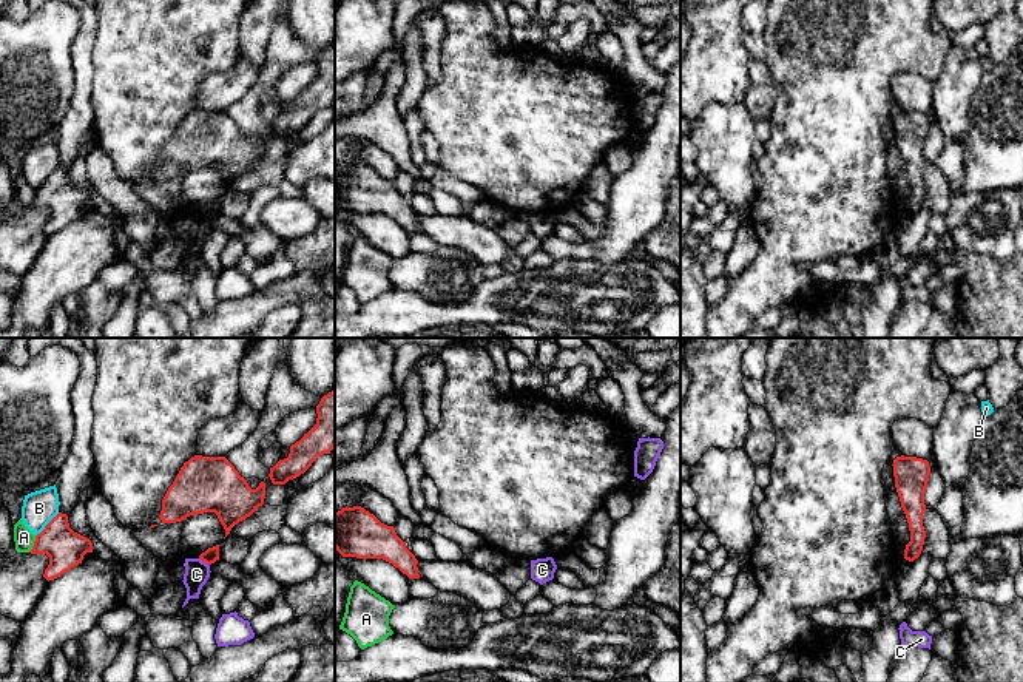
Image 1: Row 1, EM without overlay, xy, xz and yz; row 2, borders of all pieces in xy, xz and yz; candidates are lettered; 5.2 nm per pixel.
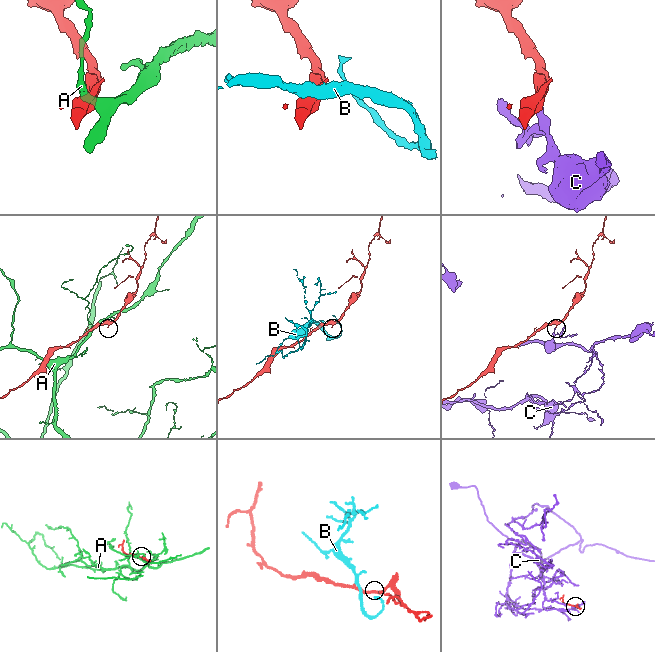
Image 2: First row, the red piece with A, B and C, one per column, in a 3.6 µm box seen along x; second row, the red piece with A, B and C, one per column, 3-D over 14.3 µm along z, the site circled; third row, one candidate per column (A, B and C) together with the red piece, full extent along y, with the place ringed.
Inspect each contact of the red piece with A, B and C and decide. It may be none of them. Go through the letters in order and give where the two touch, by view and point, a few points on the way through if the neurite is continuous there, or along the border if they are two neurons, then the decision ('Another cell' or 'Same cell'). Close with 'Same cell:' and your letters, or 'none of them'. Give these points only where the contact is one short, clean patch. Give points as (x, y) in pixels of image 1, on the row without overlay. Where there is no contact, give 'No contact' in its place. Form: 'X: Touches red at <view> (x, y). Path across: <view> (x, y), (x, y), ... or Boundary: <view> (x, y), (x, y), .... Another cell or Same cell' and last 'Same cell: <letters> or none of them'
A: Touches red at xy (34, 198). Boundary: xy (36, 190), (34, 199), (28, 205). Another cell
B: Touches red at xy (47, 179). Boundary: xy (59, 167), (36, 190). Another cell
C: Touches red at xy (204, 215). Boundary: xy (199, 212), (209, 219). Another cell
Same cell: none of them

